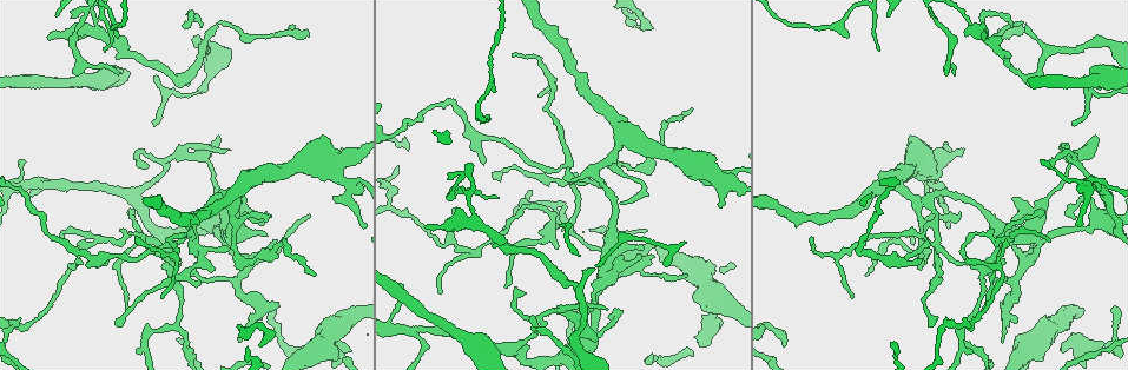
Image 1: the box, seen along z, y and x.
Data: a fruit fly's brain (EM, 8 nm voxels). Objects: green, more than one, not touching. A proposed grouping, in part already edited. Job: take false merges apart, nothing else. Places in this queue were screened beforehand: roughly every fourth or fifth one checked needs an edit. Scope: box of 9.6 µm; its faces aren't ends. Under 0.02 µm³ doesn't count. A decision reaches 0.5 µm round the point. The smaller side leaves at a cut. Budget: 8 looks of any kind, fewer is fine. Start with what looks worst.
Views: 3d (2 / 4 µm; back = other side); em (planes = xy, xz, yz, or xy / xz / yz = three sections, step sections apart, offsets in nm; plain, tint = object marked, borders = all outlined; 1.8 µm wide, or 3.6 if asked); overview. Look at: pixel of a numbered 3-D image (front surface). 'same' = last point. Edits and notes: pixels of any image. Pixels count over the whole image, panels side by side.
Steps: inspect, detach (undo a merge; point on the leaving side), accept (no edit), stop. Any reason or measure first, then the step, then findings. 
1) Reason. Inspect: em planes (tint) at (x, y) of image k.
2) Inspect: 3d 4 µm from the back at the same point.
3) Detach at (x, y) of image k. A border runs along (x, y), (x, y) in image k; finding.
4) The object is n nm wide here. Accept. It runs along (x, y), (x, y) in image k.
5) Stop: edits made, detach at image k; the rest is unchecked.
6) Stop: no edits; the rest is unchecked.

Looks like a crossing. Inspect: em planes (tint) at (922, 234) of image 1.

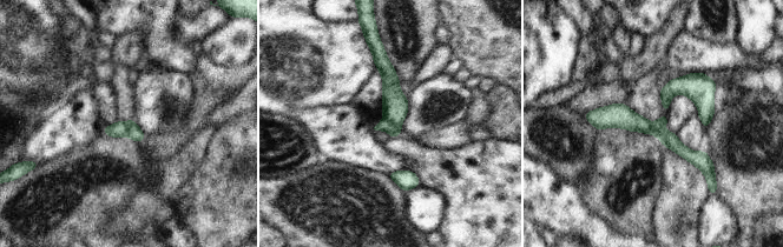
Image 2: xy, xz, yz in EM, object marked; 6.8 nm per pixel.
Detach at (394, 104) of image 2. The part that leaves runs along (587, 115), (640, 124), (709, 169) in image 2; two neurons meet here.

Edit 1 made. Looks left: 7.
Sharp bend. Inspect: em planes (plain) at (925, 253) of image 1.

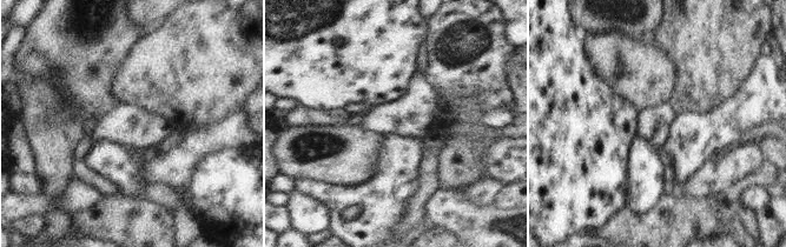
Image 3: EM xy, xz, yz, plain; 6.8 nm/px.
With the object marked. Inspect: em planes (tint) at the same point.

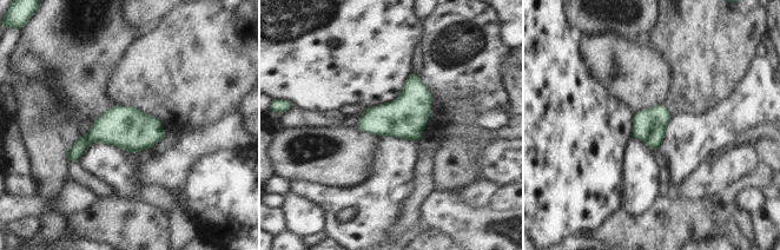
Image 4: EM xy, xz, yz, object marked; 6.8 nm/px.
The object is 220 nm wide here. Accept. One neuron here.

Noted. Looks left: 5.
Sharp bend. Inspect: em planes (plain) at (965, 325) of image 1.

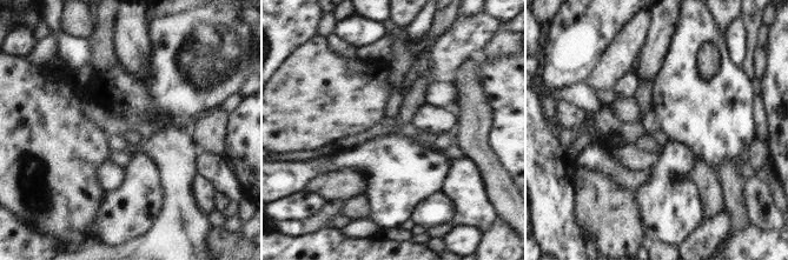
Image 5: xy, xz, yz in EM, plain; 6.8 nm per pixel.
Inspect: em planes (borders) at the same point.

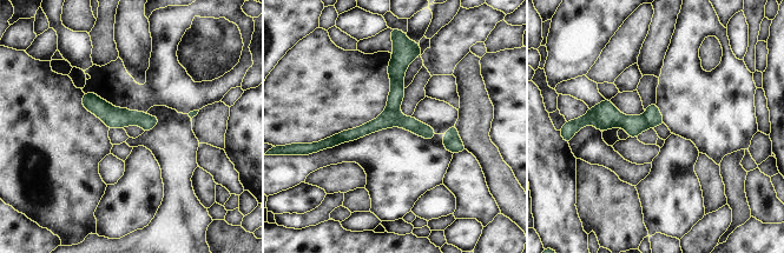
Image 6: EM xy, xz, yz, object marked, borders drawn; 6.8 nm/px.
Accept. All the same neuron.

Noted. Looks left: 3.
Stop: edits made, detach at image 2; the rest is unchecked.

